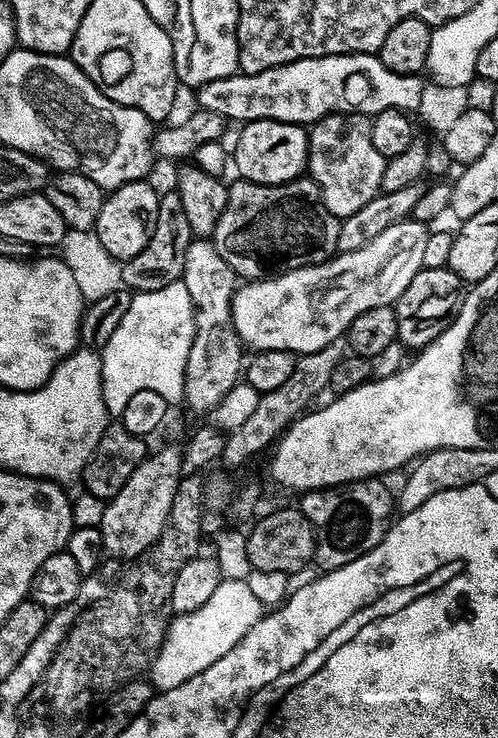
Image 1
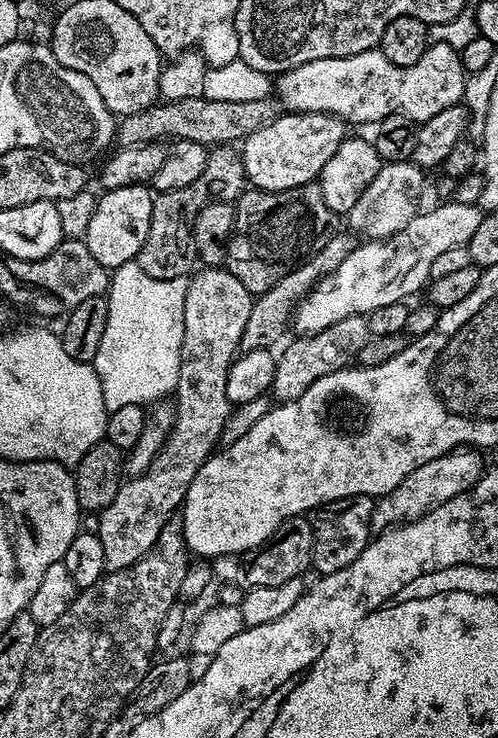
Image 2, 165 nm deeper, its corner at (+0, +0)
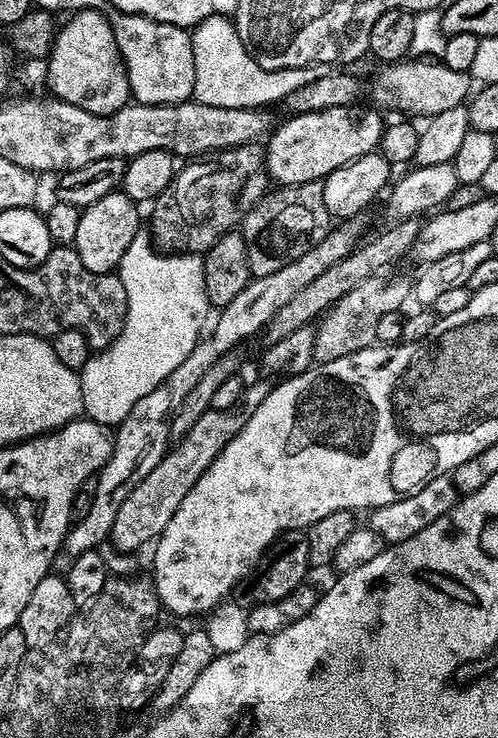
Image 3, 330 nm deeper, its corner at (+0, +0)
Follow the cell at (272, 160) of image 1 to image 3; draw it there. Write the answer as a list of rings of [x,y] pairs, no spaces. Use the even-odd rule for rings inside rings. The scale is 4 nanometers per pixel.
[[[357,102],[301,116],[289,115],[288,121],[278,125],[276,133],[274,128],[266,140],[269,177],[280,186],[323,180],[331,172],[338,170],[338,166],[346,166],[377,151],[386,120],[379,116],[381,113],[375,107],[363,108],[362,105],[363,103]]]

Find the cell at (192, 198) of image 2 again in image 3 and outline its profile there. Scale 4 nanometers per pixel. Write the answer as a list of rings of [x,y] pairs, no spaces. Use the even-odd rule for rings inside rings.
[[[253,142],[240,144],[236,148],[224,148],[221,152],[205,155],[203,158],[193,159],[179,169],[176,178],[172,182],[170,191],[157,196],[152,208],[152,232],[150,240],[161,253],[164,254],[203,254],[207,252],[222,234],[233,231],[243,221],[244,215],[270,188],[268,175],[268,162],[266,148],[263,143]]]

